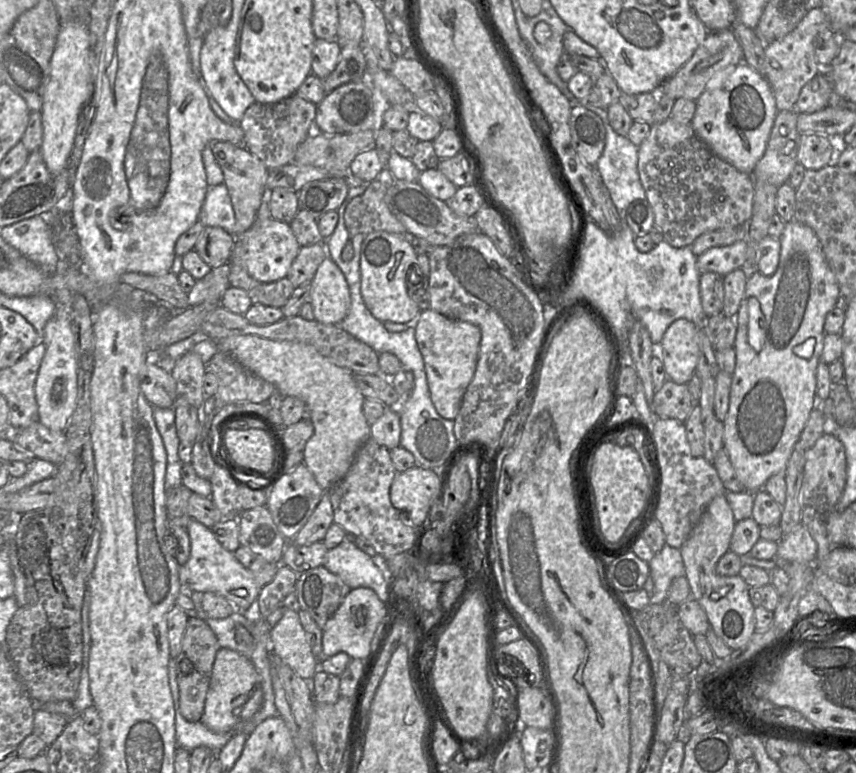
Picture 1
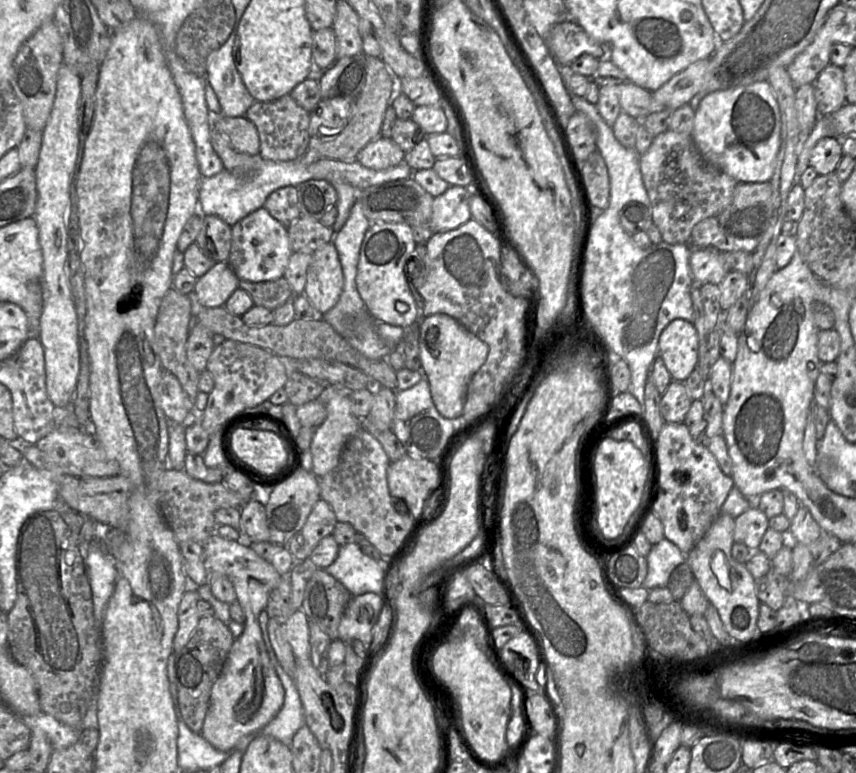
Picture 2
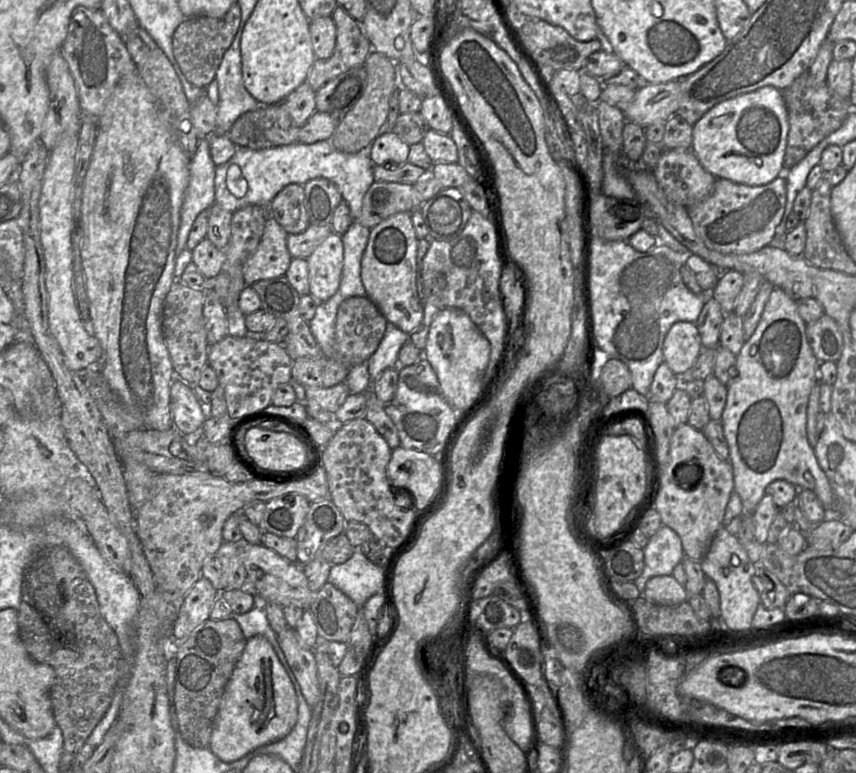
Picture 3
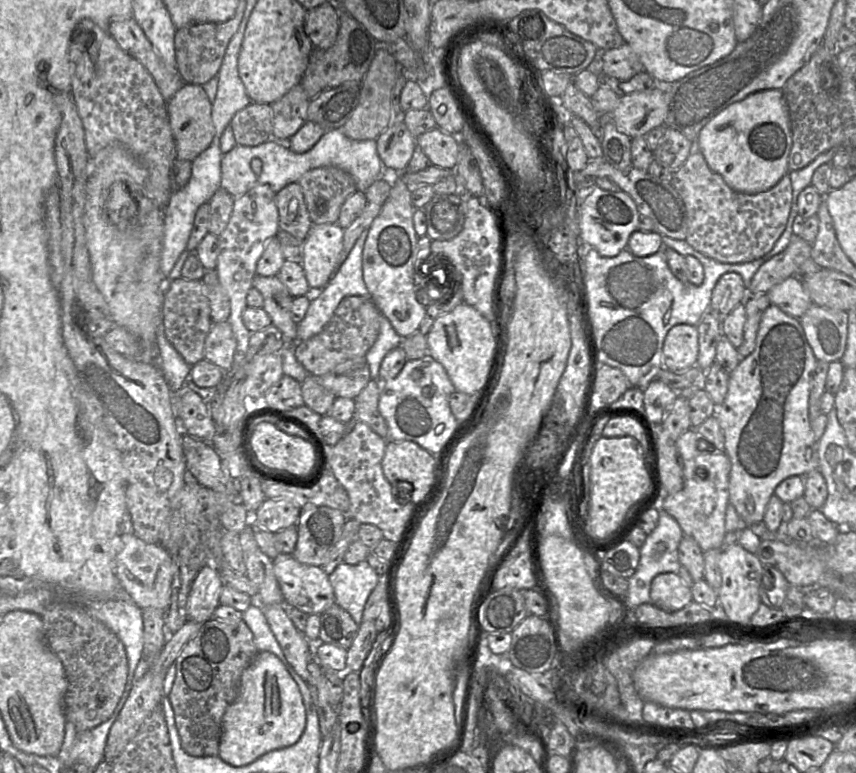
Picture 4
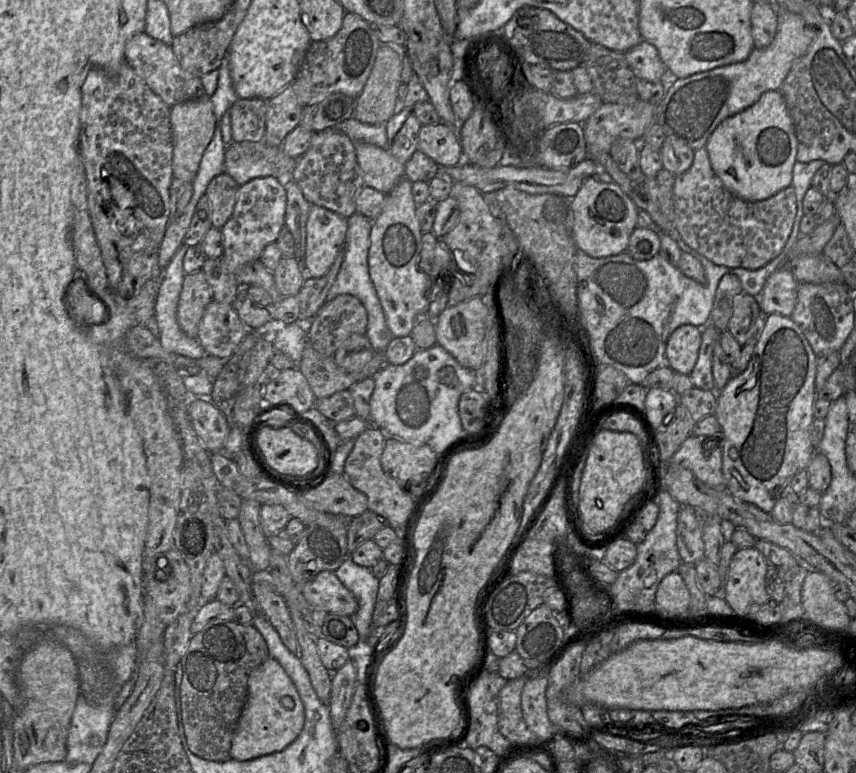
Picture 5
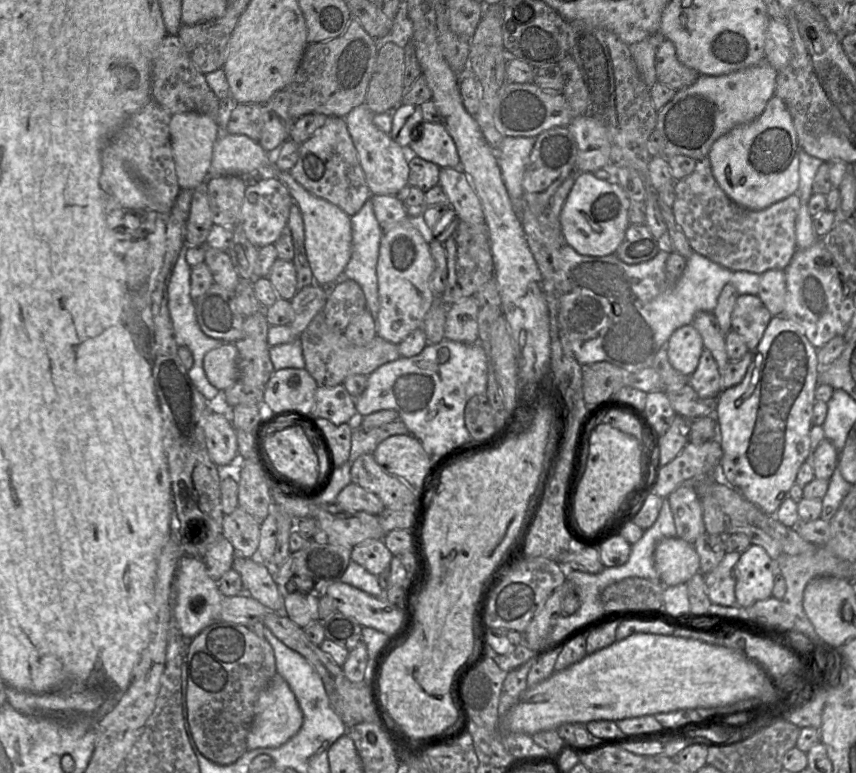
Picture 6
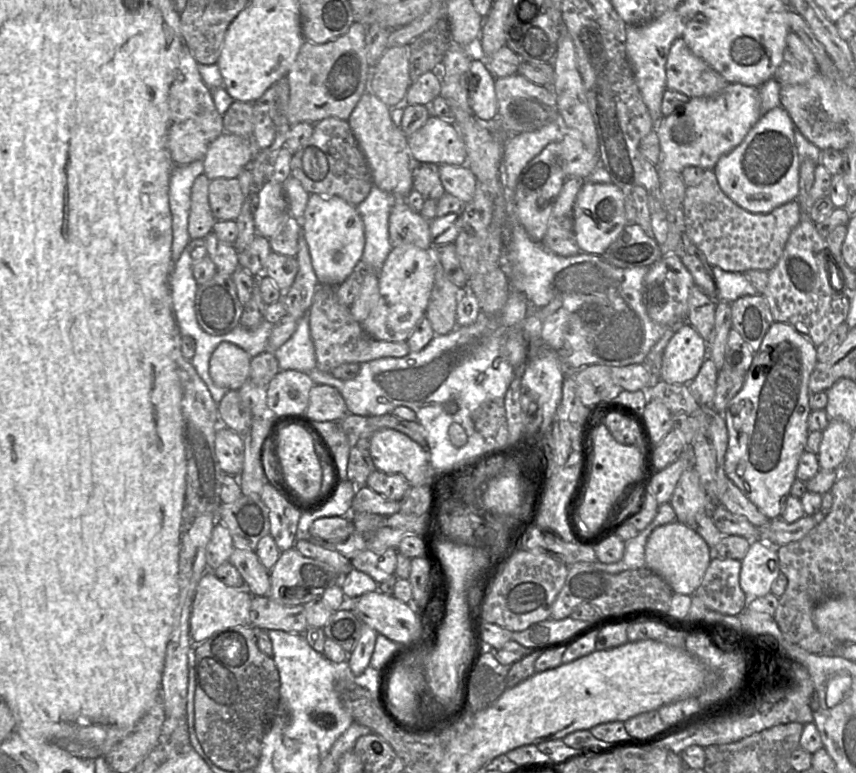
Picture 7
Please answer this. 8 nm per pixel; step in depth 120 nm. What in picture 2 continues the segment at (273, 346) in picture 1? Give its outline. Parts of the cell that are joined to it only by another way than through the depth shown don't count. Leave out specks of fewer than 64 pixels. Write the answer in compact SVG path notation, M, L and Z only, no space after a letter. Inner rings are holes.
M328 384L318 398L324 403L327 416L315 429L310 445L310 471L317 478L325 476L338 465L346 442L362 427L362 421L352 413L350 392L353 391L346 391L336 385Z

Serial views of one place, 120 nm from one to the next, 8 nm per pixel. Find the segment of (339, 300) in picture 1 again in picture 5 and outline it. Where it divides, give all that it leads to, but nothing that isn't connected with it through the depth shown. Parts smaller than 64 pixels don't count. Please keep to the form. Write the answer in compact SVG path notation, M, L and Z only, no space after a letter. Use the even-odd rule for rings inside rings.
M310 206L304 260L307 277L320 278L328 272L343 248L347 219L324 207Z

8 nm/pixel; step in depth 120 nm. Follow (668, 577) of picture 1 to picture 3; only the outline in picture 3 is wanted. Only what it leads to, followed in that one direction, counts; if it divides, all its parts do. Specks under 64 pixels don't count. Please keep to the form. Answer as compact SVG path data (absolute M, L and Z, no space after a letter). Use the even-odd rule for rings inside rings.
M661 525L657 533L649 538L643 553L644 569L634 581L640 595L644 593L649 579L656 576L672 575L674 567L685 558L680 537L665 525Z

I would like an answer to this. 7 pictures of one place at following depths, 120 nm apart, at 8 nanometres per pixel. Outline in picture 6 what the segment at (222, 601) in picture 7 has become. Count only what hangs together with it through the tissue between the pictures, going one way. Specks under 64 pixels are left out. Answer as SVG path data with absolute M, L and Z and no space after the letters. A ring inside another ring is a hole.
M183 555L175 581L174 601L172 601L172 618L186 639L192 639L203 629L219 620L222 600L225 596L219 591L218 582L213 580L203 559Z

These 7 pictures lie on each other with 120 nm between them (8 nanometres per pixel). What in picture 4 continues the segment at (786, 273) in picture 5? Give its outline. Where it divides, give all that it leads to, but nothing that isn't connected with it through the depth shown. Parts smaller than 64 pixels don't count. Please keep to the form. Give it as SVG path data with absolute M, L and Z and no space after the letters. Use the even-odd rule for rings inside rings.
M792 276L773 286L767 293L770 303L786 314L800 319L813 304L802 279Z

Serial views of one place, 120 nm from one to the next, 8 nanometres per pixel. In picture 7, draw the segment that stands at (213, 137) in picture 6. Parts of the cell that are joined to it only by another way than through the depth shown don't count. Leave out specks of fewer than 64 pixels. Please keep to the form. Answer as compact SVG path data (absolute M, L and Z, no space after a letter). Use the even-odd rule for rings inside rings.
M193 120L172 122L168 130L168 147L175 165L203 160L210 142Z

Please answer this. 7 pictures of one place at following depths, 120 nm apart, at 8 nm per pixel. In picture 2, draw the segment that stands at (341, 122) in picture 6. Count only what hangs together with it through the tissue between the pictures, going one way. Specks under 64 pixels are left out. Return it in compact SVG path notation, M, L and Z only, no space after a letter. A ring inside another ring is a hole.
M311 179L298 186L301 216L320 220L337 203L335 187L324 179Z

